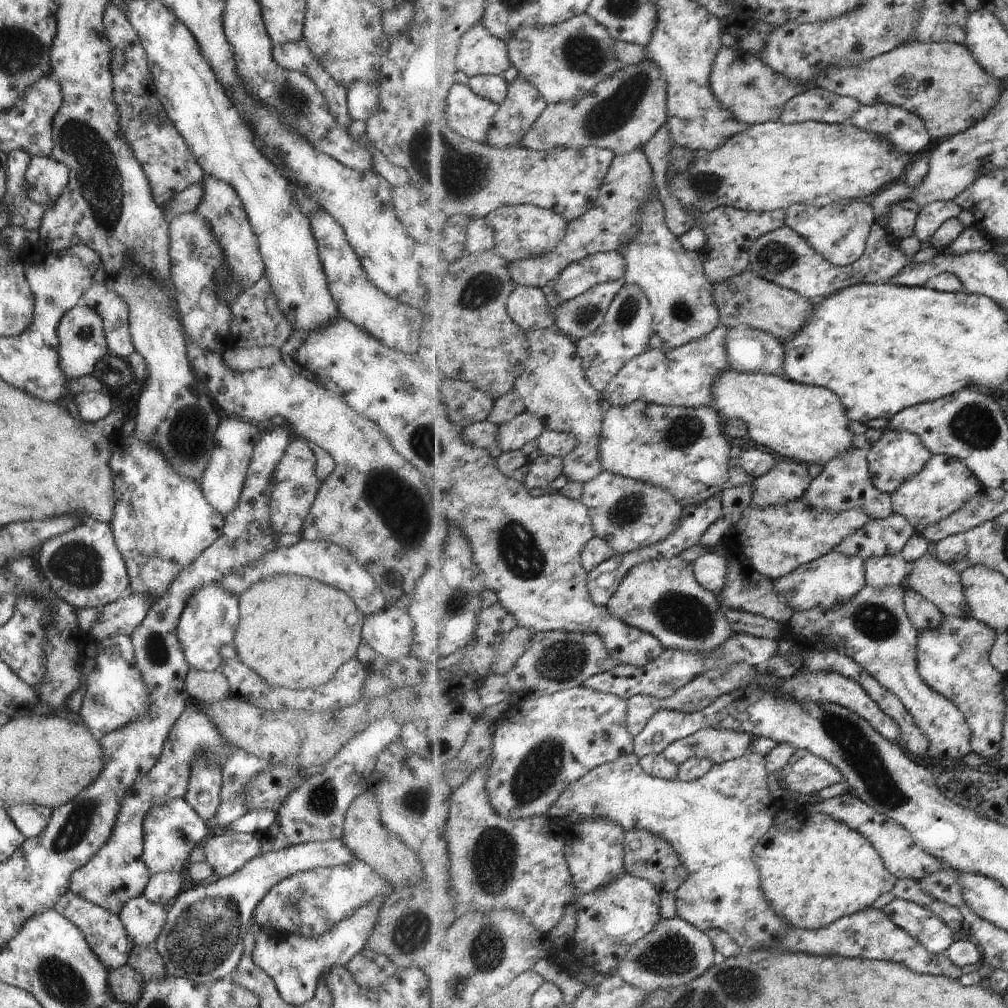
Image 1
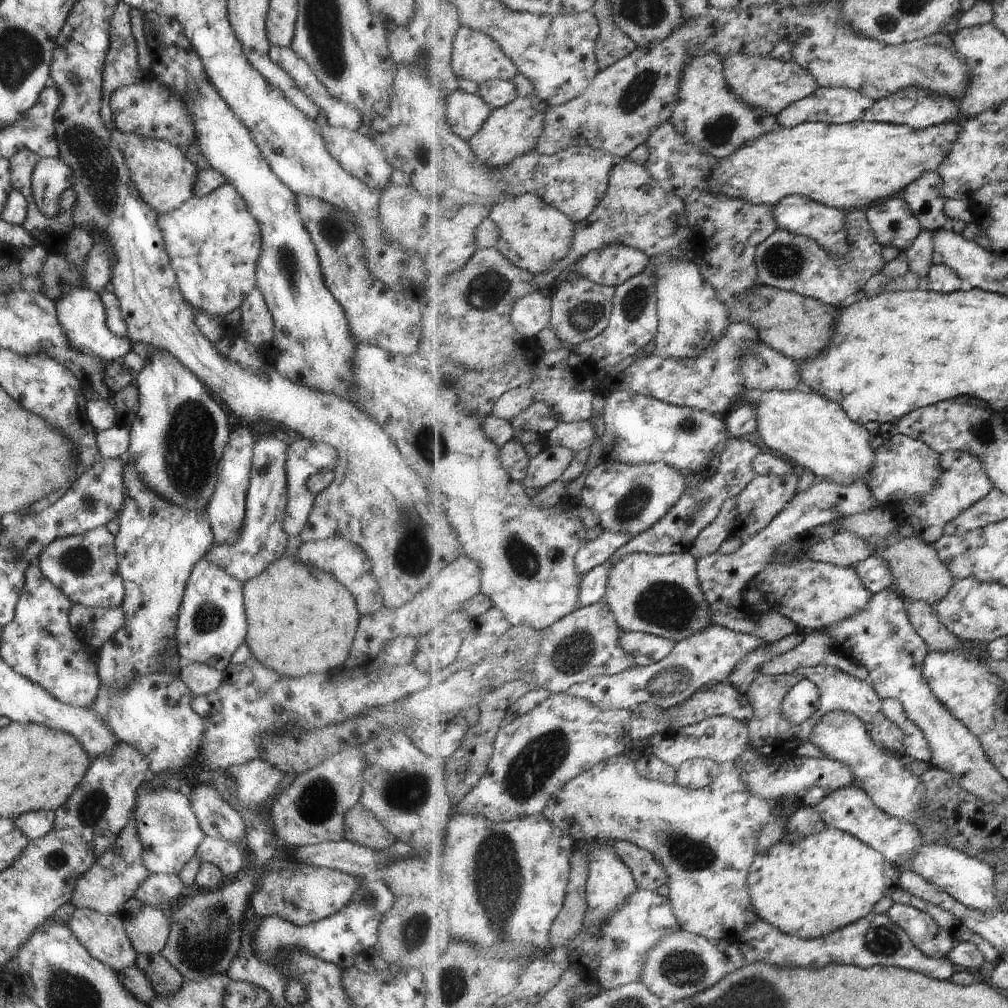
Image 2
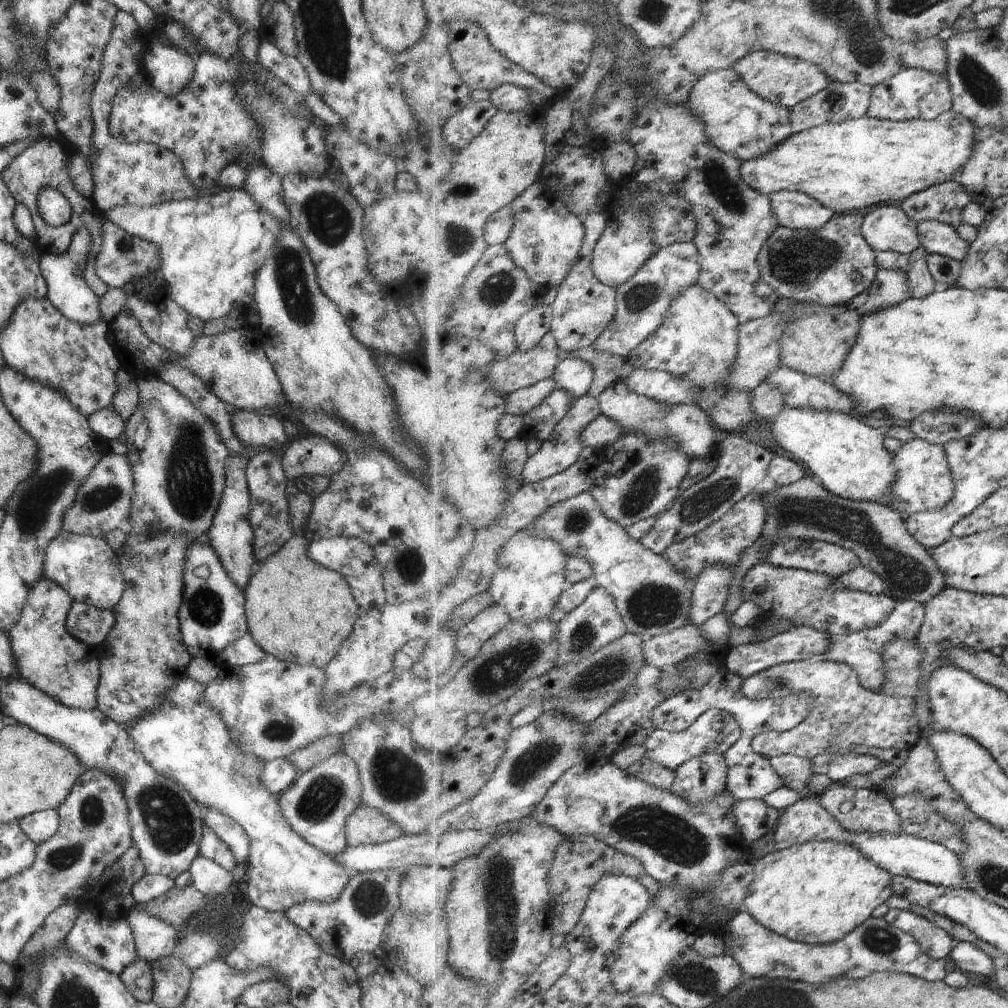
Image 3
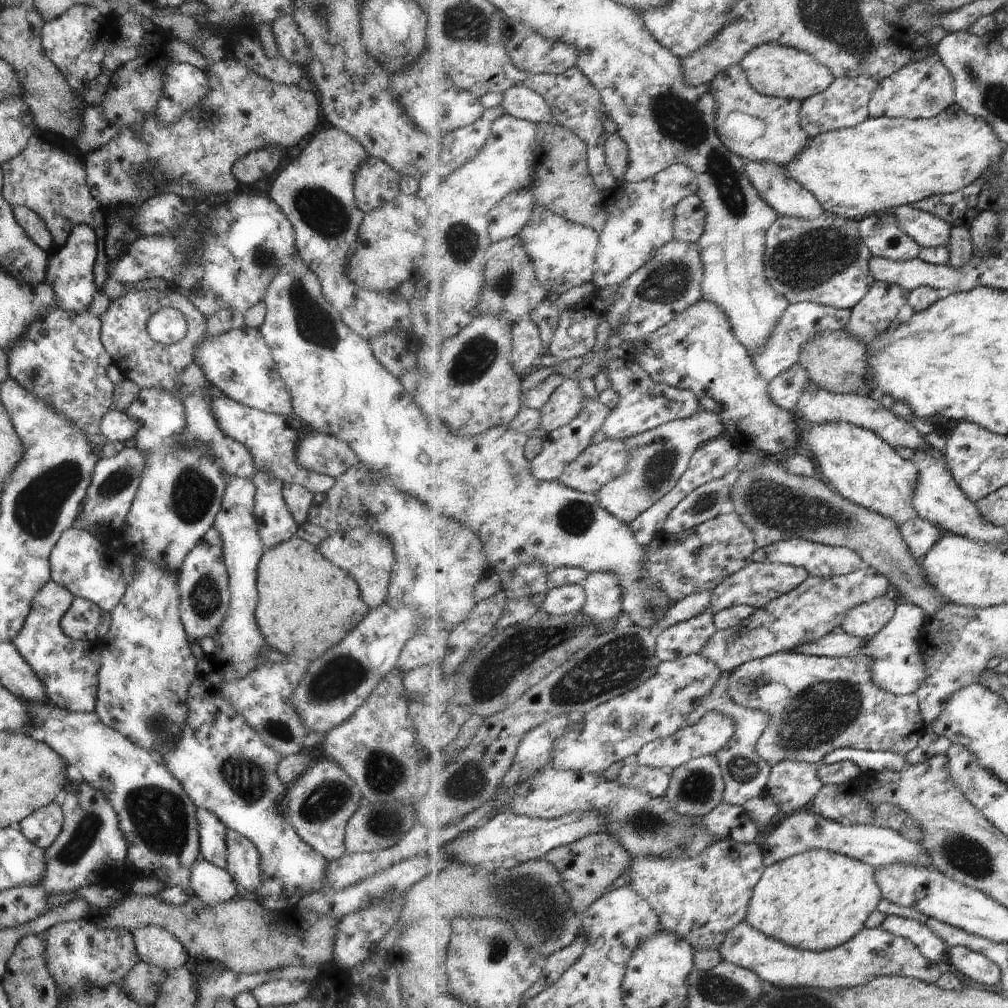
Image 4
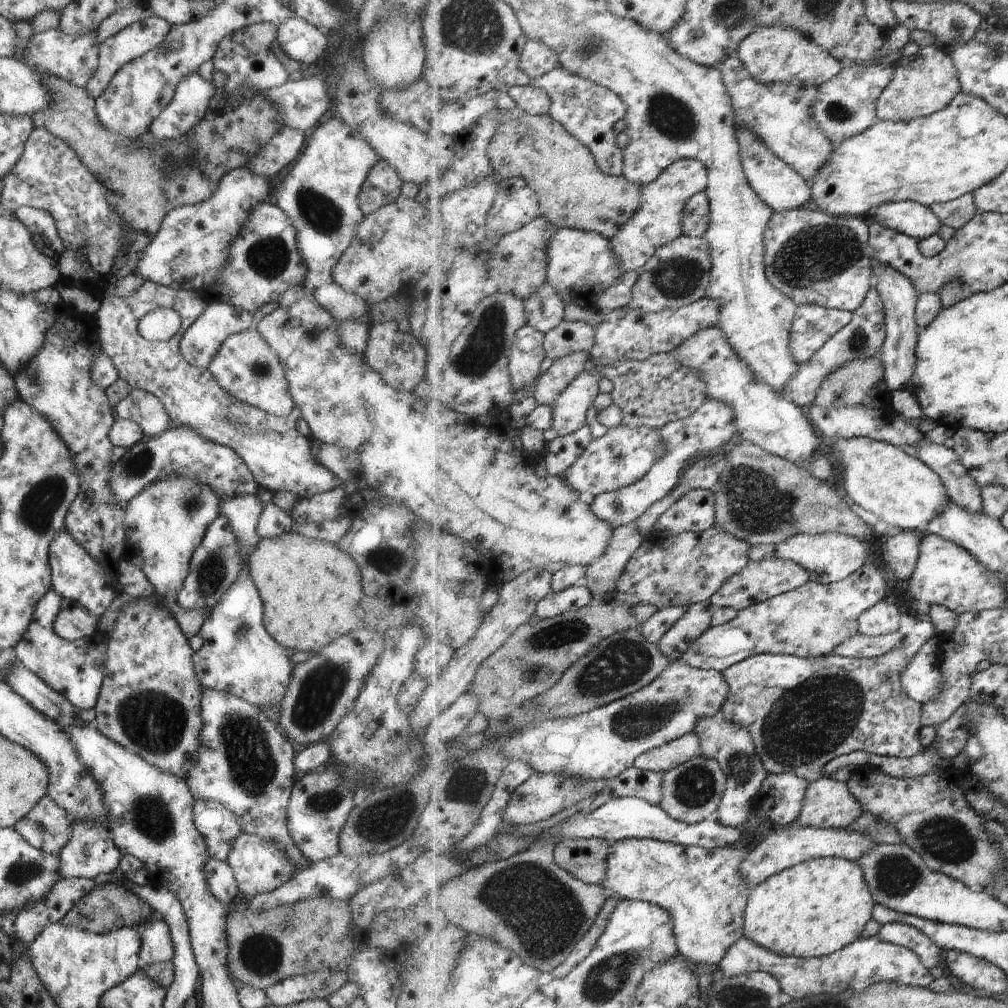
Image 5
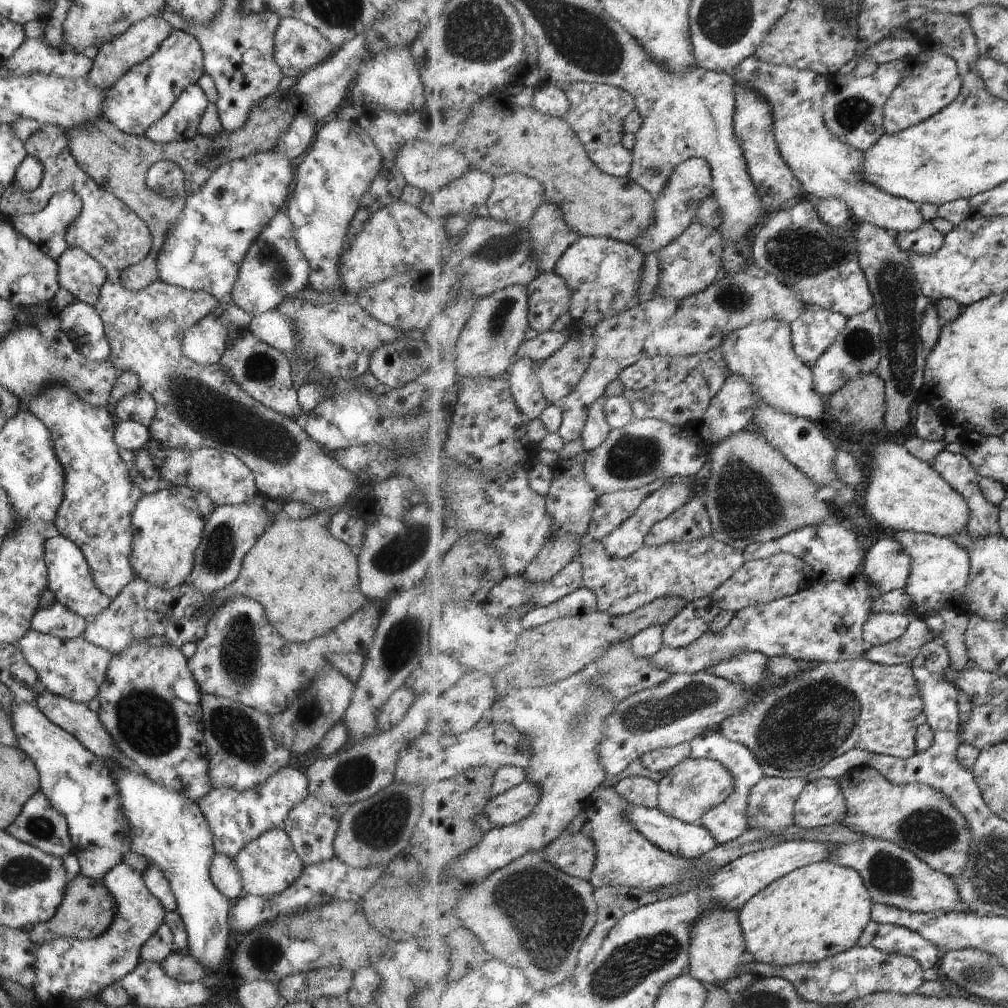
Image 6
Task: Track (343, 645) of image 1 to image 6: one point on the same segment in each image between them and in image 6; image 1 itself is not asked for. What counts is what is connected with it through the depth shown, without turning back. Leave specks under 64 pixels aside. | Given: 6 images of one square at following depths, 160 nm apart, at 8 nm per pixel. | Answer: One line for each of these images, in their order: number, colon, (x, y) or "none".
2: (299, 620)
3: (290, 603)
4: (305, 604)
5: (311, 590)
6: (306, 580)

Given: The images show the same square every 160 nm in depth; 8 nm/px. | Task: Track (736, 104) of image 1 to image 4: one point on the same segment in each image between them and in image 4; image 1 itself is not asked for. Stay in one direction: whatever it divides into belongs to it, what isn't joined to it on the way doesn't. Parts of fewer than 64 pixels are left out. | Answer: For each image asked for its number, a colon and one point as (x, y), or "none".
2: (761, 81)
3: (785, 80)
4: (776, 70)

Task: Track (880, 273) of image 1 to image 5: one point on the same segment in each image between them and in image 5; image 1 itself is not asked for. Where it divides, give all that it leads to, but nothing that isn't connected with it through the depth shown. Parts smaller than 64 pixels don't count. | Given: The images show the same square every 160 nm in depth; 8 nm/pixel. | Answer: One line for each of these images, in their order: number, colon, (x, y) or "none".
2: (787, 261)
3: (831, 266)
4: (826, 261)
5: (814, 258)

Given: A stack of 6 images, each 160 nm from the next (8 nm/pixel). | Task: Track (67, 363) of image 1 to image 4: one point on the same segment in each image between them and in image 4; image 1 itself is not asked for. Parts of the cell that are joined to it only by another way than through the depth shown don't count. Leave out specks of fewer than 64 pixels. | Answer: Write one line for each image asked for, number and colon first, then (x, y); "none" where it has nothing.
2: (79, 310)
3: (65, 289)
4: (68, 273)

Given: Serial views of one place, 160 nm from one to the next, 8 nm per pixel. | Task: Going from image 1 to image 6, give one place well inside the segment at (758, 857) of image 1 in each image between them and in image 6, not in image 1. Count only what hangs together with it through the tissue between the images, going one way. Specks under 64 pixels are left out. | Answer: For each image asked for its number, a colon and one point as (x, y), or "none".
2: (809, 887)
3: (817, 893)
4: (818, 900)
5: (820, 906)
6: (821, 910)

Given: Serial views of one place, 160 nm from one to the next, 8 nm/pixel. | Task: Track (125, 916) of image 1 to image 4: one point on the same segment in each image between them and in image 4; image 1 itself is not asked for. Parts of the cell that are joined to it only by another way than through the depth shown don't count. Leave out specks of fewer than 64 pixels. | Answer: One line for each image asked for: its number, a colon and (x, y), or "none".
2: (146, 926)
3: (154, 939)
4: (155, 945)

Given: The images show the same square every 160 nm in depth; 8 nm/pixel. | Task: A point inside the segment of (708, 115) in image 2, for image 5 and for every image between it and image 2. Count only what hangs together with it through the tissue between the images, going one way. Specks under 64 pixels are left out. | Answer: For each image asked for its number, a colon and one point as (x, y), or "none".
3: (740, 122)
4: (757, 127)
5: (781, 114)

